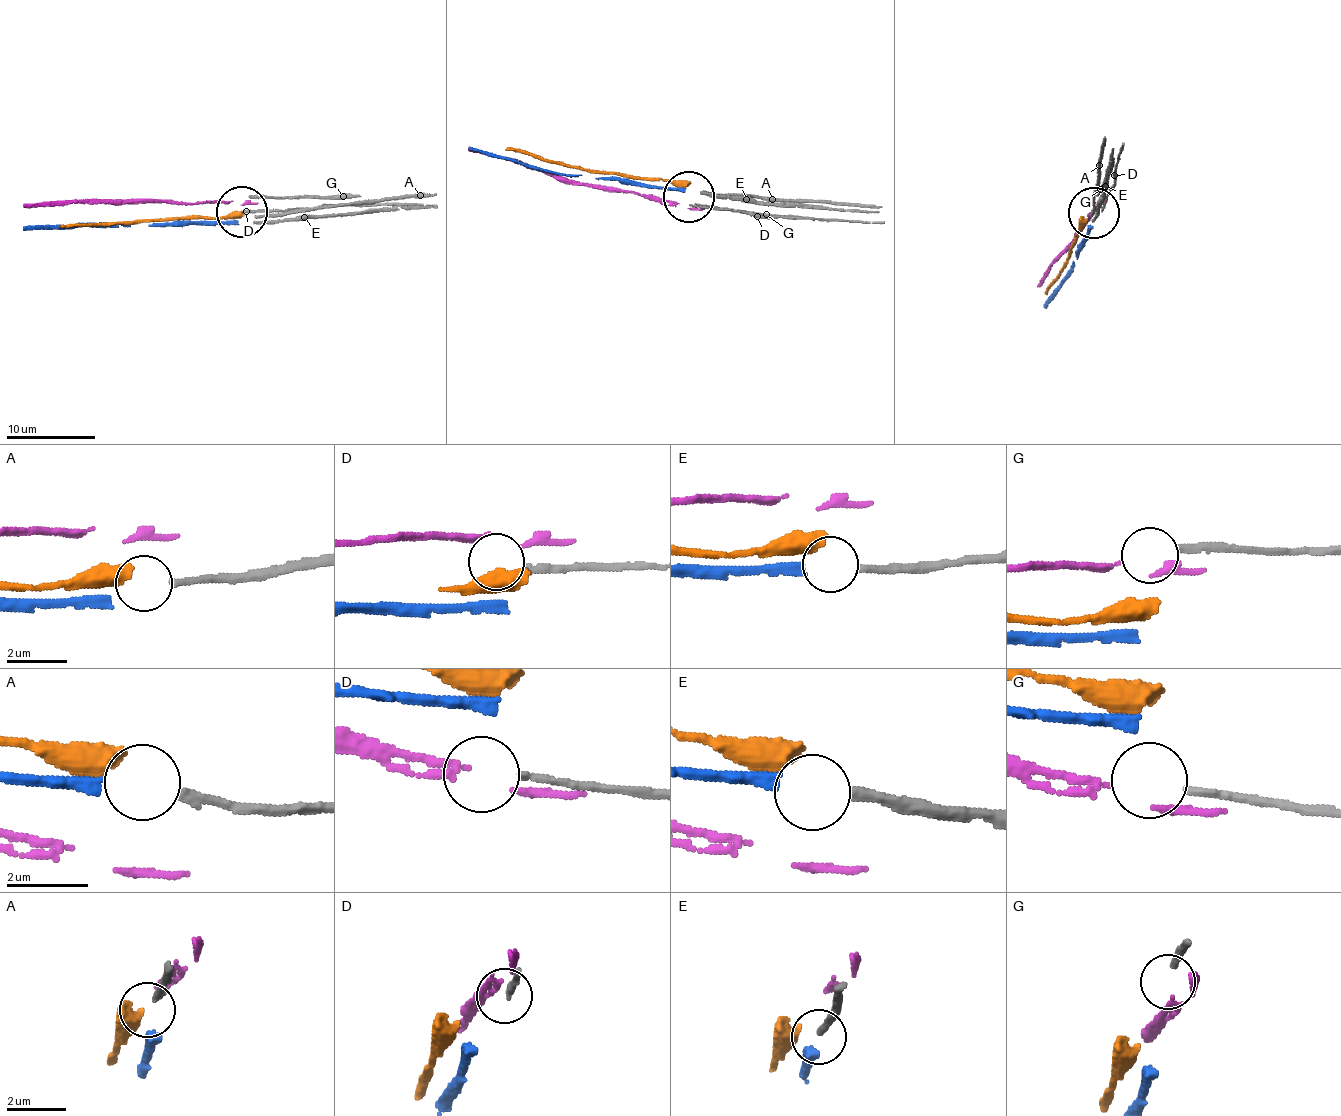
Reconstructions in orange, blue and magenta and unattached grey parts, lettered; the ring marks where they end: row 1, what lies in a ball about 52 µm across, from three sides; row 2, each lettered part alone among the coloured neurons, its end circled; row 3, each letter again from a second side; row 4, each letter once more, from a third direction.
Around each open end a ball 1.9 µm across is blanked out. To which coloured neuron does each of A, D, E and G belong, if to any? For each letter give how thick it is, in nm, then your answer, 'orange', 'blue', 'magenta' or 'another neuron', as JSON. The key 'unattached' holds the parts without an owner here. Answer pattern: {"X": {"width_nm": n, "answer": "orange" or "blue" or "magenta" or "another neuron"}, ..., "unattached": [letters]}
{"A": {"width_nm": 240, "answer": "orange"}, "D": {"width_nm": 170, "answer": "another neuron"}, "E": {"width_nm": 240, "answer": "blue"}, "G": {"width_nm": 200, "answer": "another neuron"}, "unattached": ["D", "G"]}

